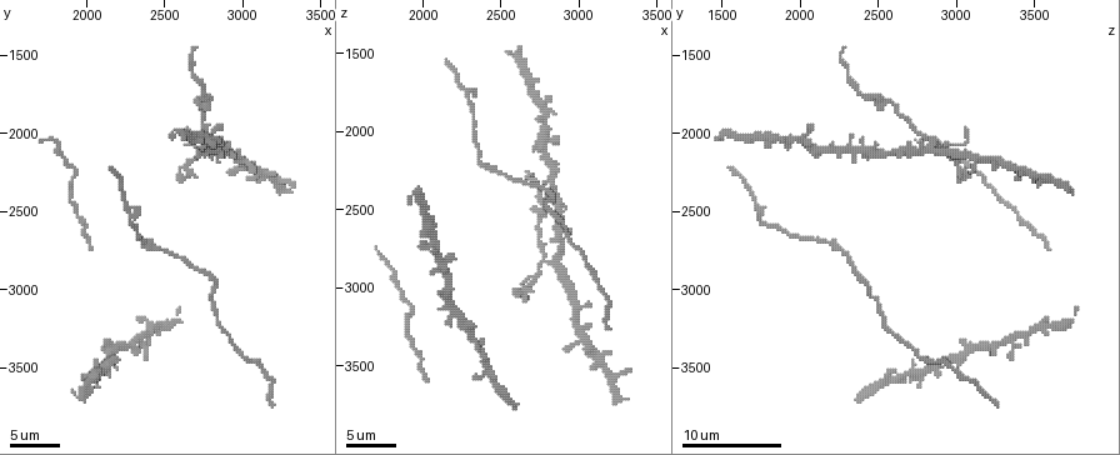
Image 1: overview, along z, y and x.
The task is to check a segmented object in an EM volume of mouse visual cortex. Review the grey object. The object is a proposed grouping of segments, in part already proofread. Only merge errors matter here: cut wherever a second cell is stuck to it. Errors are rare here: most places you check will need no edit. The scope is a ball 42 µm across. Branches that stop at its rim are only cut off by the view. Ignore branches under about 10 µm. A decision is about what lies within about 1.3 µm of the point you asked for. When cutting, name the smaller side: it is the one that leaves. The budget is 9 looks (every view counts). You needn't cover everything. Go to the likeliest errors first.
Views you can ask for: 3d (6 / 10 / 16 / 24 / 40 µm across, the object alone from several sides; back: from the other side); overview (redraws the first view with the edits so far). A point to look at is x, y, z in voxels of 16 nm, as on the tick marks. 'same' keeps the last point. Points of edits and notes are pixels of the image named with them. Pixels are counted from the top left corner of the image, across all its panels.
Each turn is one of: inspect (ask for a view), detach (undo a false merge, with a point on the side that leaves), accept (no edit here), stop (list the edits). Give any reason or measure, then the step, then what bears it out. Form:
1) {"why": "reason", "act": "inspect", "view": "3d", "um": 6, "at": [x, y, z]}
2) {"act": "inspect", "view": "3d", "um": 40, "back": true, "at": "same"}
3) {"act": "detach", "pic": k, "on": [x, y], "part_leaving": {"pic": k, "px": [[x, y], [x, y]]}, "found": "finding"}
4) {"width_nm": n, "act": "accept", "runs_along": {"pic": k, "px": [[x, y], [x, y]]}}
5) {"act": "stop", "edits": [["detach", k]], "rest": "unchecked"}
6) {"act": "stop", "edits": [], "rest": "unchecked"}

{"why": "thick turns thin", "act": "inspect", "view": "3d", "um": 10, "at": [2580, 2240, 3000]}

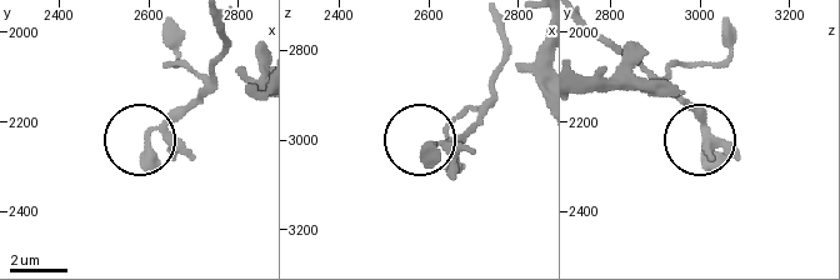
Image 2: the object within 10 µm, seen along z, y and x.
{"act": "accept", "found": "all the same cell"}

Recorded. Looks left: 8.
{"why": "three arms meet", "act": "inspect", "view": "3d", "um": 16, "at": [2760, 1780, 2540]}

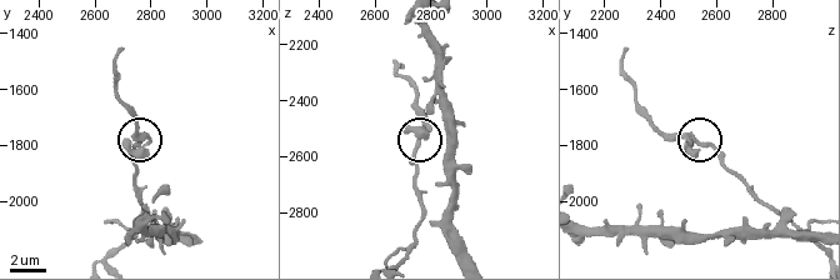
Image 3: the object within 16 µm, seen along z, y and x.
{"act": "inspect", "view": "3d", "um": 6, "at": [2760, 1800, 2540]}

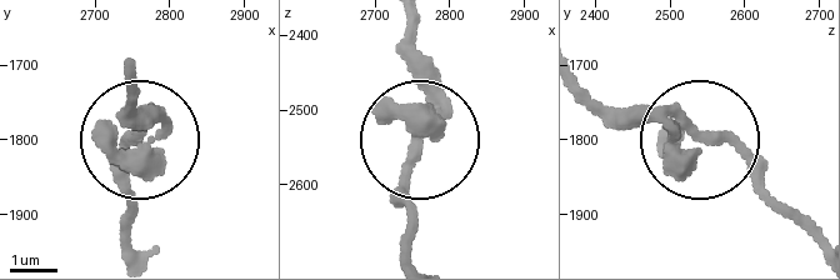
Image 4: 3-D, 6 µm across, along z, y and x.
{"arms": 3, "act": "accept", "runs_along": {"pic": 4, "px": [[409, 251], [405, 191], [429, 96], [416, 24]]}, "found": "all the same cell"}

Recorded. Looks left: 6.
{"act": "inspect", "view": "3d", "um": 10, "at": [2860, 3220, 2540]}

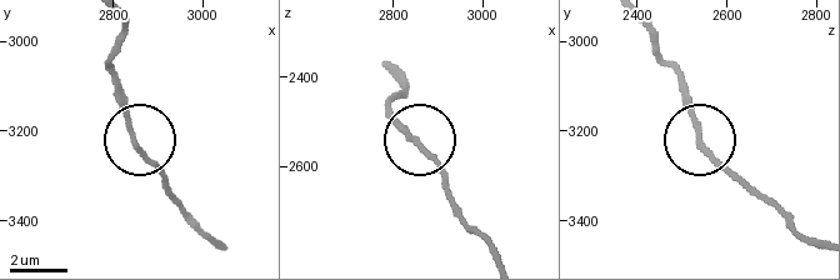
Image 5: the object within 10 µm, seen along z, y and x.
{"width_nm": 180, "act": "accept", "runs_along": {"pic": 5, "px": [[119, 20], [113, 64], [121, 106], [169, 190]]}, "found": "one cell here"}

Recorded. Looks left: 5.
{"why": "thick turns thin", "act": "inspect", "view": "3d", "um": 10, "at": [2460, 2720, 2240]}

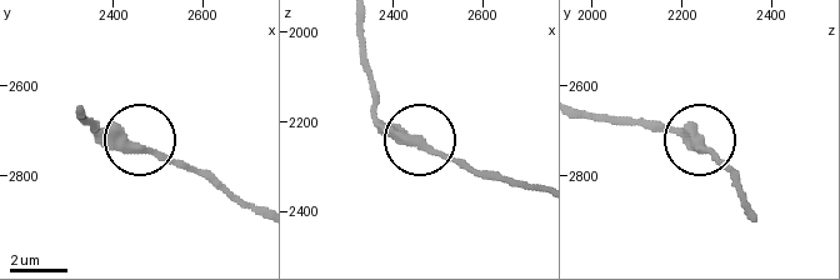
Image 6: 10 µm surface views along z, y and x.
{"act": "inspect", "view": "3d", "um": 6, "at": [2460, 2745, 2245]}

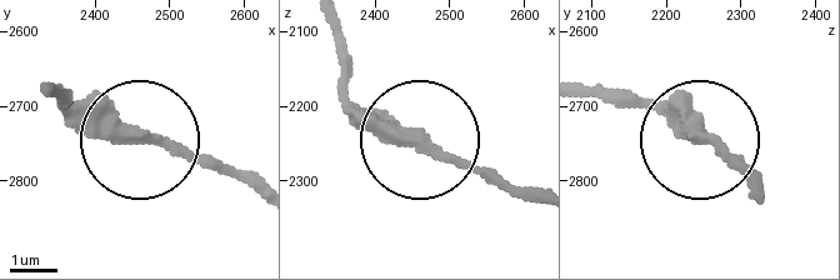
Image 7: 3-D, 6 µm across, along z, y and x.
{"act": "accept", "runs_along": {"pic": 7, "px": [[54, 84], [74, 109], [249, 184]]}, "found": "all the same cell"}

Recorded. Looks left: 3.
{"act": "stop", "edits": [], "rest": "unchecked"}

